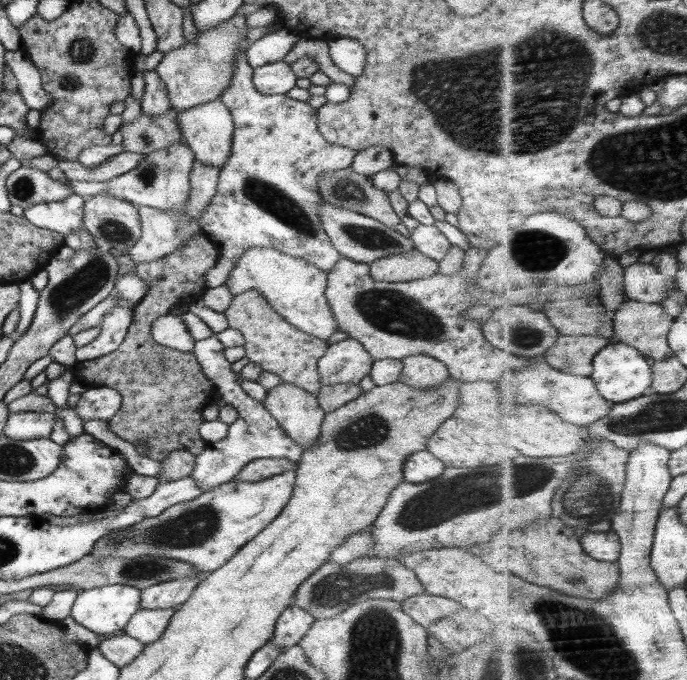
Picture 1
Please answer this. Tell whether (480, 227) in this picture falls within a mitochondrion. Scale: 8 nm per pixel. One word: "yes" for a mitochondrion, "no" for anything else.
no

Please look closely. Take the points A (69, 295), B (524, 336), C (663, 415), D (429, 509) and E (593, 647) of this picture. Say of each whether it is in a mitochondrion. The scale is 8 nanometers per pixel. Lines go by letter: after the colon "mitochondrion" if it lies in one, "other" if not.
A: mitochondrion
B: mitochondrion
C: mitochondrion
D: mitochondrion
E: mitochondrion

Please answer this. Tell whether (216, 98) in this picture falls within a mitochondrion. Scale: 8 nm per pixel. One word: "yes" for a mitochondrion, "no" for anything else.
no

